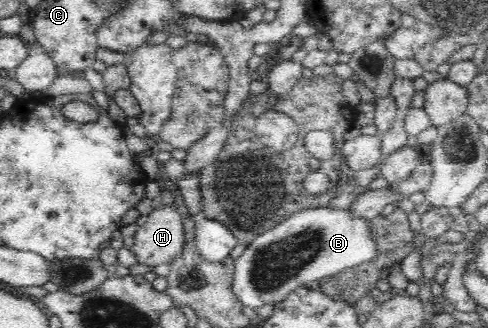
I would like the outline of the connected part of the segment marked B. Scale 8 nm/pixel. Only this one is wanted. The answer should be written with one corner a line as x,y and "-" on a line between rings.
306,208
283,223
257,235
234,265
232,287
243,306
252,308
275,304
300,285
330,277
340,271
374,261
379,255
378,240
371,221
354,210

